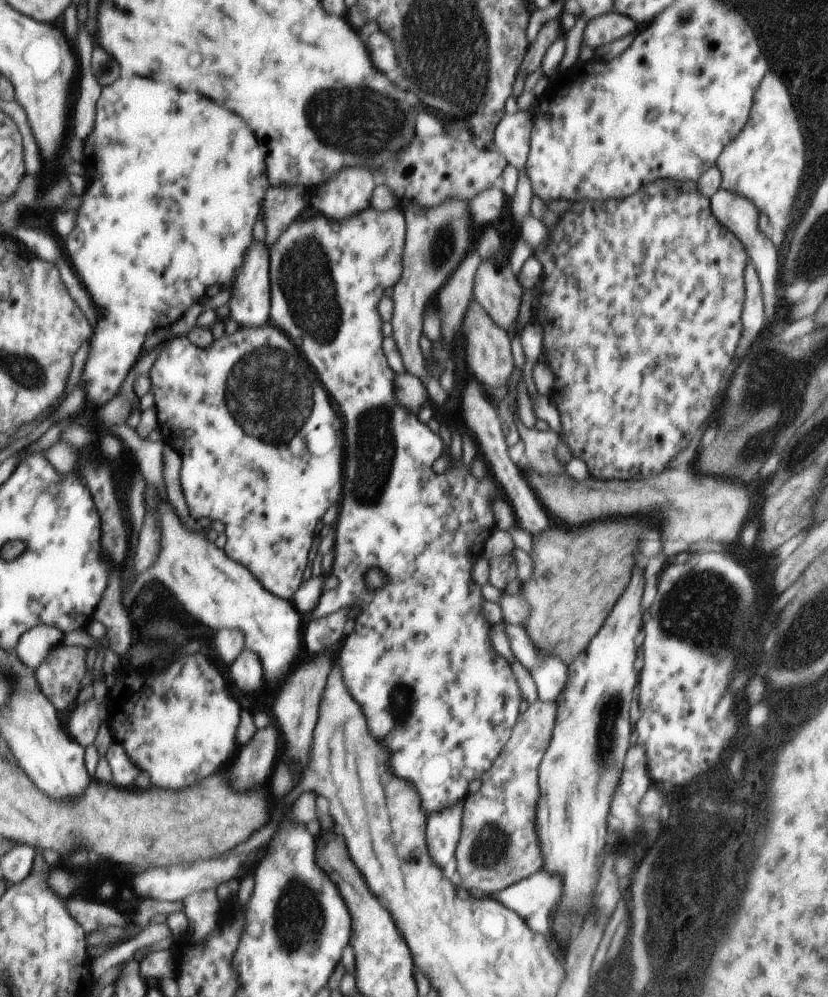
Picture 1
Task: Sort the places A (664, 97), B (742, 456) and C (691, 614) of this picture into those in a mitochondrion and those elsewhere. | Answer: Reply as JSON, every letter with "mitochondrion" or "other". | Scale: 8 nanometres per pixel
{"A":"other","B":"mitochondrion","C":"mitochondrion"}

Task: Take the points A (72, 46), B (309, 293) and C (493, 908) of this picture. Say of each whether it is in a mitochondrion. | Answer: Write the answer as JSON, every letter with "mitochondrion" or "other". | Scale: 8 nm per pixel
{"A":"other","B":"mitochondrion","C":"other"}

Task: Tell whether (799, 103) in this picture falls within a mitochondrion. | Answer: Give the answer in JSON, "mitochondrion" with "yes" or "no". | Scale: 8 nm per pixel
{"mitochondrion":"no"}

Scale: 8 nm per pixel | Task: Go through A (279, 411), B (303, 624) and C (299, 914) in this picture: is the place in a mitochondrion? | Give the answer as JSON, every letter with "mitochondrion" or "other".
{"A":"mitochondrion","B":"other","C":"mitochondrion"}

